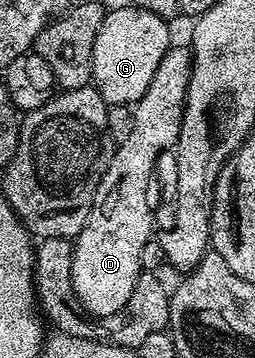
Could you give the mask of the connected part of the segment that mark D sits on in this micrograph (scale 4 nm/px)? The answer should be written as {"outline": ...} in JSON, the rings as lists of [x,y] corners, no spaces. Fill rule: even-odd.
{"outline":[[[174,44],[159,59],[159,67],[155,67],[155,75],[147,87],[147,91],[132,106],[133,126],[131,135],[123,139],[112,150],[109,166],[95,191],[95,199],[89,206],[87,223],[83,231],[71,245],[69,274],[73,276],[73,290],[84,307],[86,313],[95,317],[115,315],[131,299],[131,291],[135,291],[135,283],[141,278],[141,256],[143,246],[154,236],[153,209],[149,206],[149,184],[153,181],[153,168],[157,165],[161,153],[176,146],[179,139],[179,127],[185,110],[185,96],[189,86],[189,76],[193,70],[191,53],[188,48]]]}

